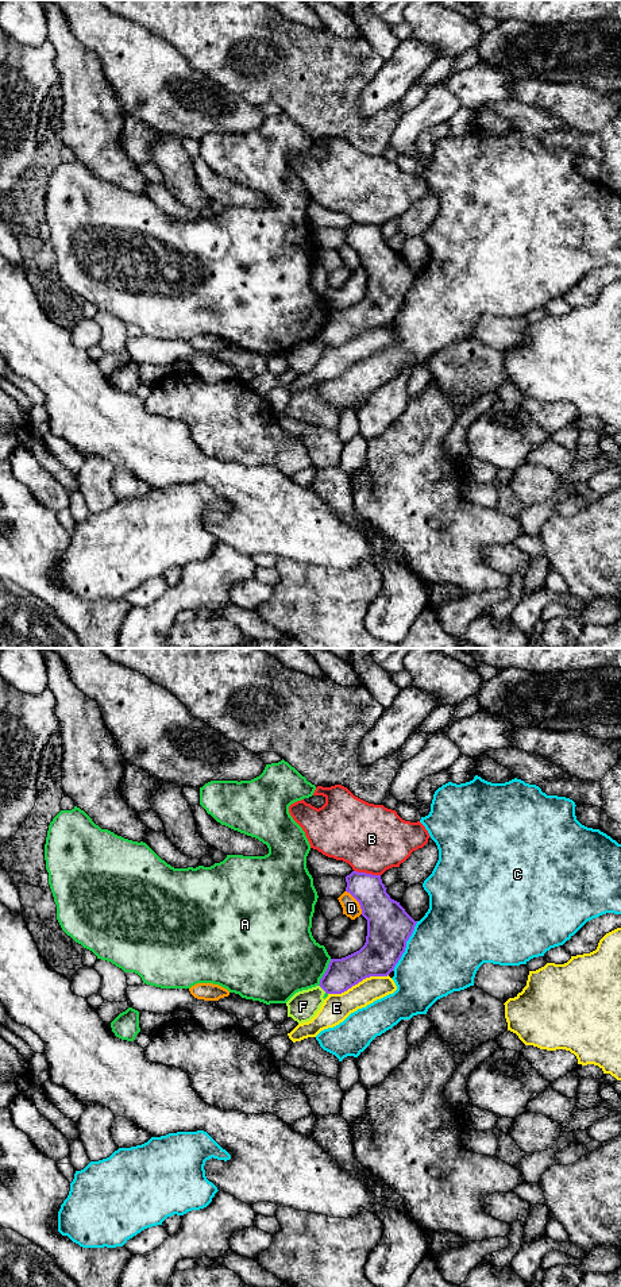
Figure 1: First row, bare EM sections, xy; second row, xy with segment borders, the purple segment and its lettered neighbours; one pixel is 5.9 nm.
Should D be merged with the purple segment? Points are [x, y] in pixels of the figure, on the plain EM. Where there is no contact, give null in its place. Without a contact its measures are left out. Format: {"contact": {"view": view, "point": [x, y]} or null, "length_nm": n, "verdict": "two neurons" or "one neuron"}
{"contact": {"view": "xy", "point": [358, 253]}, "length_nm": 170, "verdict": "two neurons"}

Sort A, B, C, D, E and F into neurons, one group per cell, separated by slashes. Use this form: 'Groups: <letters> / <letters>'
Groups: A / B / C / D / E / F

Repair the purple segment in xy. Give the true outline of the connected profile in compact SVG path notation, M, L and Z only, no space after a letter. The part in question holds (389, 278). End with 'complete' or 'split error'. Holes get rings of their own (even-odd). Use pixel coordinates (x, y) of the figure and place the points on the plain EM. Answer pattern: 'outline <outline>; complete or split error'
outline M352 223L346 234L346 243L359 254L367 271L367 288L359 303L331 311L319 336L327 346L342 346L370 328L387 328L417 275L400 254L390 250L381 227Z; complete

